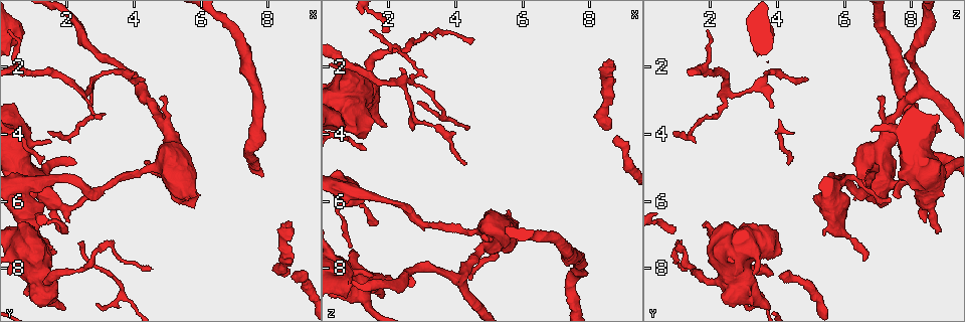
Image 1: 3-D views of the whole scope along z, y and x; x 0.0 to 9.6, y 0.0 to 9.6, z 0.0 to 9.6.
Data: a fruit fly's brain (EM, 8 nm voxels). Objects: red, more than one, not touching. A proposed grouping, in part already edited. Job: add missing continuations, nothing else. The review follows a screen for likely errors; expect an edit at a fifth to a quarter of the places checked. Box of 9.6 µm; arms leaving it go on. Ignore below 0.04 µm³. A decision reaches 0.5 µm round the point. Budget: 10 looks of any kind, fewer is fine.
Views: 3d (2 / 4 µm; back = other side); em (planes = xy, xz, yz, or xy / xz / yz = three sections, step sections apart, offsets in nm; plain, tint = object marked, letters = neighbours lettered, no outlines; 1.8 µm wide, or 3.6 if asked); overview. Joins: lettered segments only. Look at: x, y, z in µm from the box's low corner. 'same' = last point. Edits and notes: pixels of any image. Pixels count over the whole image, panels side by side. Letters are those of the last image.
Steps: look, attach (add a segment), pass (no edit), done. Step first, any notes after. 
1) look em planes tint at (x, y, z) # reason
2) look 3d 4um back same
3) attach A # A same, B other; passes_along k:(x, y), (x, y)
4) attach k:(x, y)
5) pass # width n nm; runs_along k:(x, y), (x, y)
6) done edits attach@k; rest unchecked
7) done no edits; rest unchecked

look em xz step 8 tint at (0.95, 5.85, 7.65) # free end

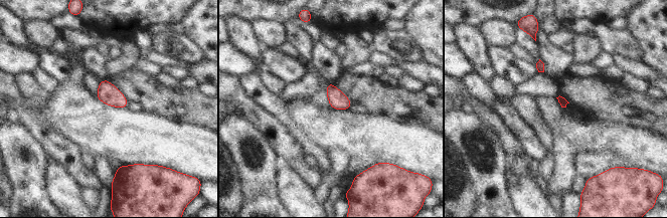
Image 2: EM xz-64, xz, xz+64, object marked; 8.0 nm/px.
look em planes tint same # another direction

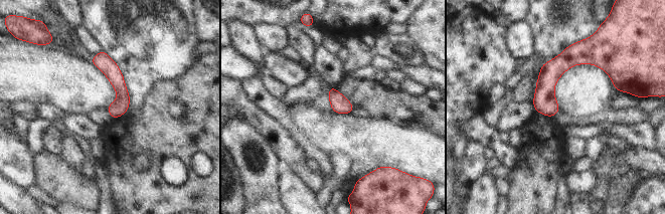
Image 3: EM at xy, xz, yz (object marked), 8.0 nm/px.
look em planes letters same # see the neighbours

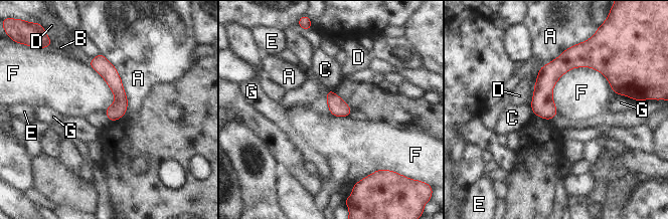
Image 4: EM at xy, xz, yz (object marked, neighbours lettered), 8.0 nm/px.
pass # width 130 nm; A other, B other, C other, D other, E other, F other, G other; border 4:(614, 92), (572, 67), (551, 98); none of them fits

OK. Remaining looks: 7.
look 3d 2um at (1.40, 7.80, 6.50) # branch stops here

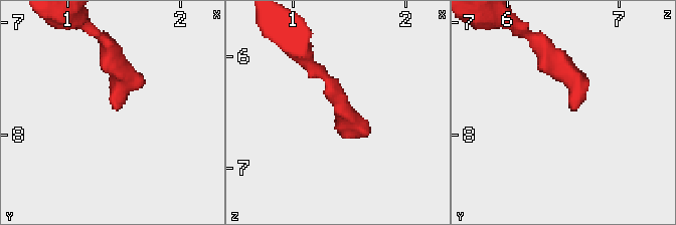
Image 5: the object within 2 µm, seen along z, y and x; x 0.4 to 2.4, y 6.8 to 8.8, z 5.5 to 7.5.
look em 3.6um planes letters at (1.40, 7.76, 6.56)

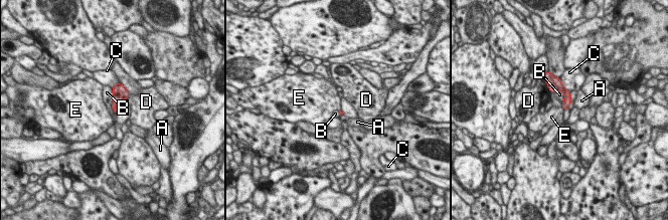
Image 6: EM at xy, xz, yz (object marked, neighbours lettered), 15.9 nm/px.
pass # A other, B other, C other, D other, E other; border 6:(561, 106), (564, 110); none of them fits

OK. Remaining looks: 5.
look 3d 4um at (1.95, 7.00, 8.85) # branch stops here

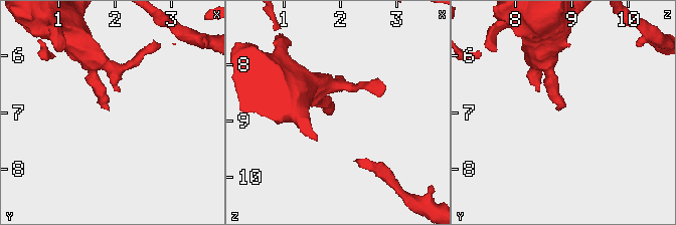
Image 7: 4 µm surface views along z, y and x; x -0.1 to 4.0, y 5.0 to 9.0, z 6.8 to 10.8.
look em 3.6um planes plain at (1.90, 6.95, 8.75) # shape alone is not enough

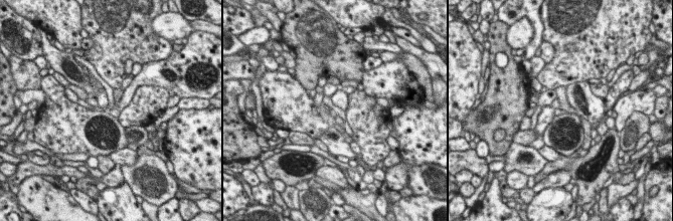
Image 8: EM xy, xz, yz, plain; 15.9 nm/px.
look em 3.6um planes letters same # what lies round it

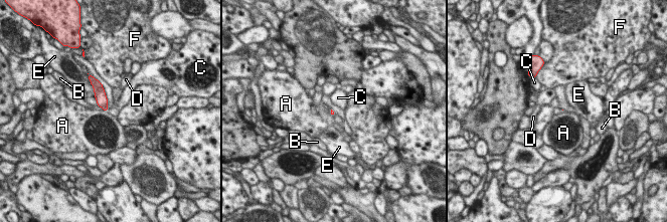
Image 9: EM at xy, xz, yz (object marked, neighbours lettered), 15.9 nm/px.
pass # A other, B other, C other, D other, E other, F other; border 9:(102, 108), (107, 112); no lettered segment goes on from it

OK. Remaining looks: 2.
look 3d 4um at (5.55, 5.85, 6.25) # stops while still wide

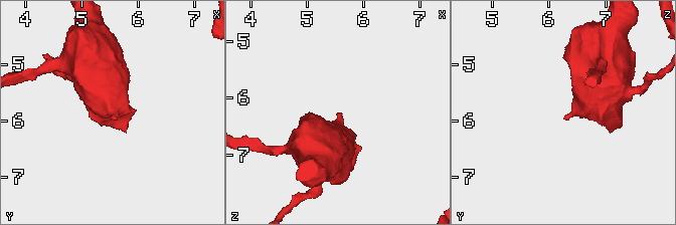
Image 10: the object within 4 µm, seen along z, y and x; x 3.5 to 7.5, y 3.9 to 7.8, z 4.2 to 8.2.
look em 3.6um planes letters at (5.55, 5.95, 6.30) # shape alone is not enough

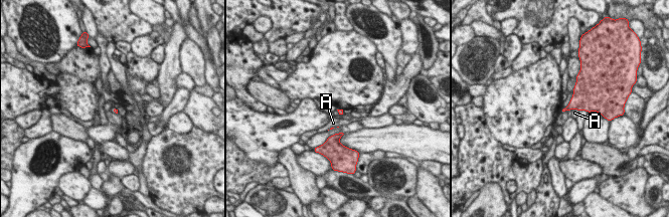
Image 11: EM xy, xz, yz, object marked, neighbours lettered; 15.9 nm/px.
pass # A other; border 11:(571, 110), (579, 111); no lettered segment goes on from it

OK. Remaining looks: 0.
done no edits; rest unchecked

